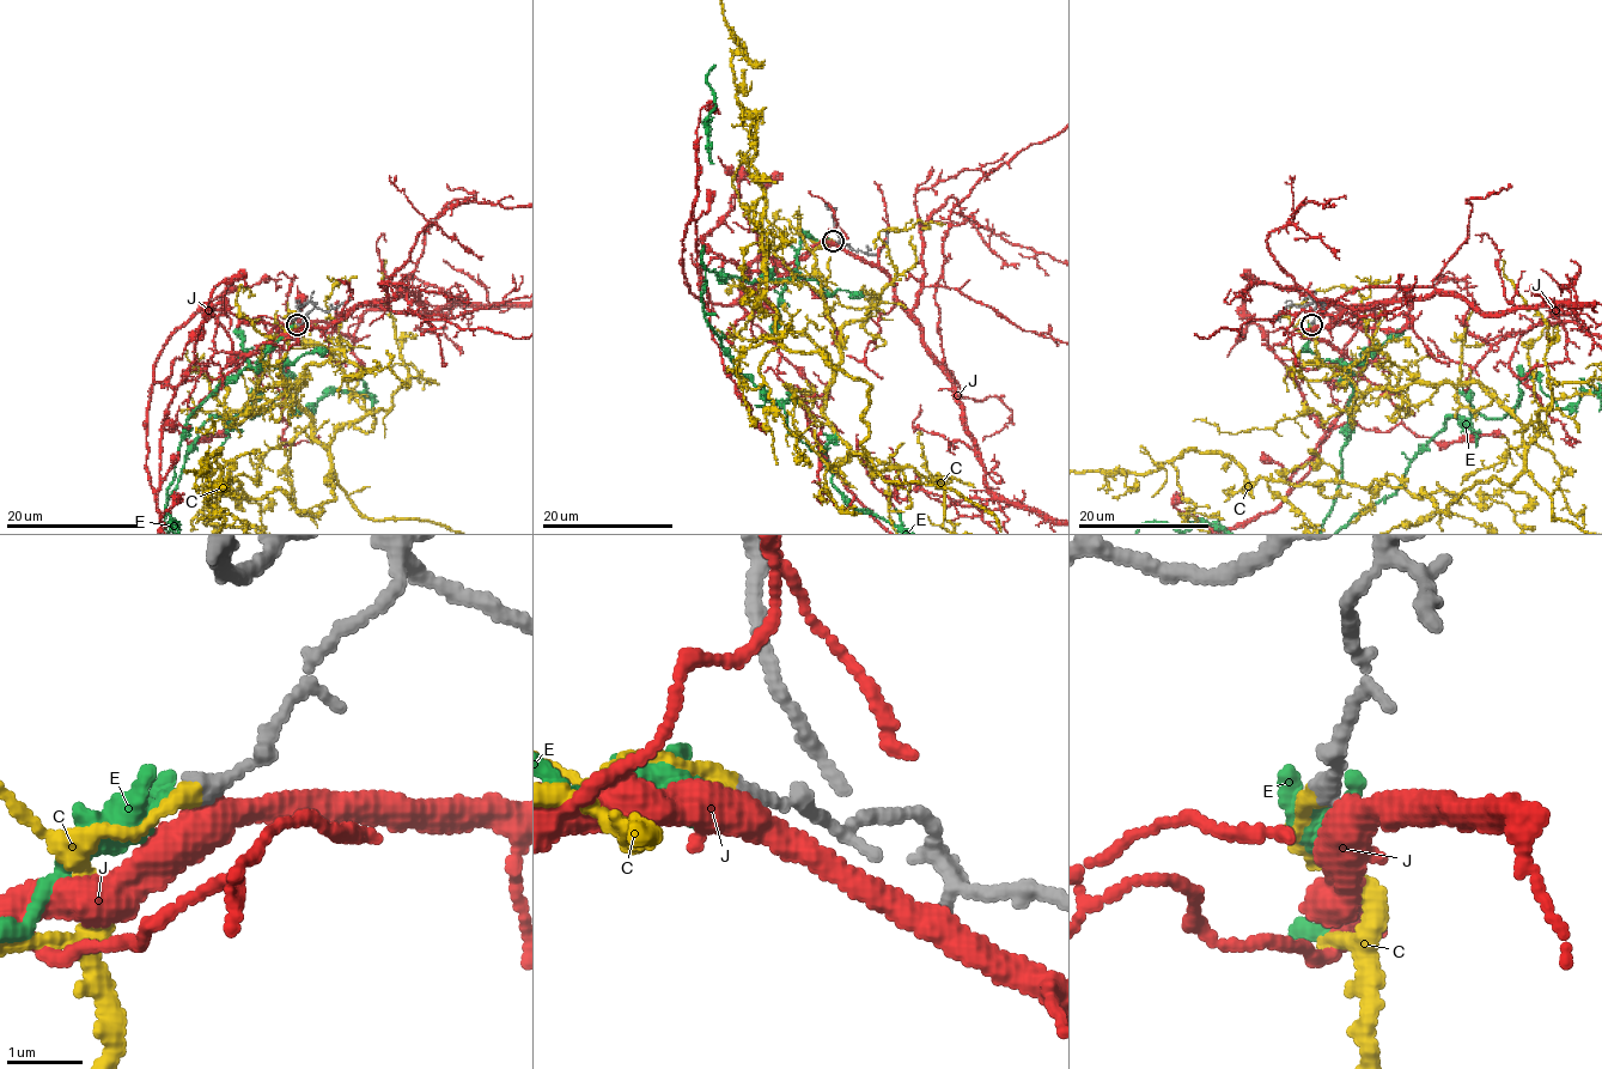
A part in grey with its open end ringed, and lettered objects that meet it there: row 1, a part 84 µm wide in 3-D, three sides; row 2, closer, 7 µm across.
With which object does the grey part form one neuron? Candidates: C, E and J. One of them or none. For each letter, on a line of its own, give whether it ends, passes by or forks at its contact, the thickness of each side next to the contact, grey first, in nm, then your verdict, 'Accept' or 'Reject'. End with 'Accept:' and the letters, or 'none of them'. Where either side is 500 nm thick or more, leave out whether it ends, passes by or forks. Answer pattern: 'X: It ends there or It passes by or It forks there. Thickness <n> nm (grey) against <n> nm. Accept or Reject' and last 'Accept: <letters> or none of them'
C: It ends there. Thickness 240 nm (grey) against 240 nm. Accept
E: It ends there. Thickness 240 nm (grey) against 440 nm. Reject
J: It passes by. Thickness 240 nm (grey) against 440 nm. Reject
Accept: C

